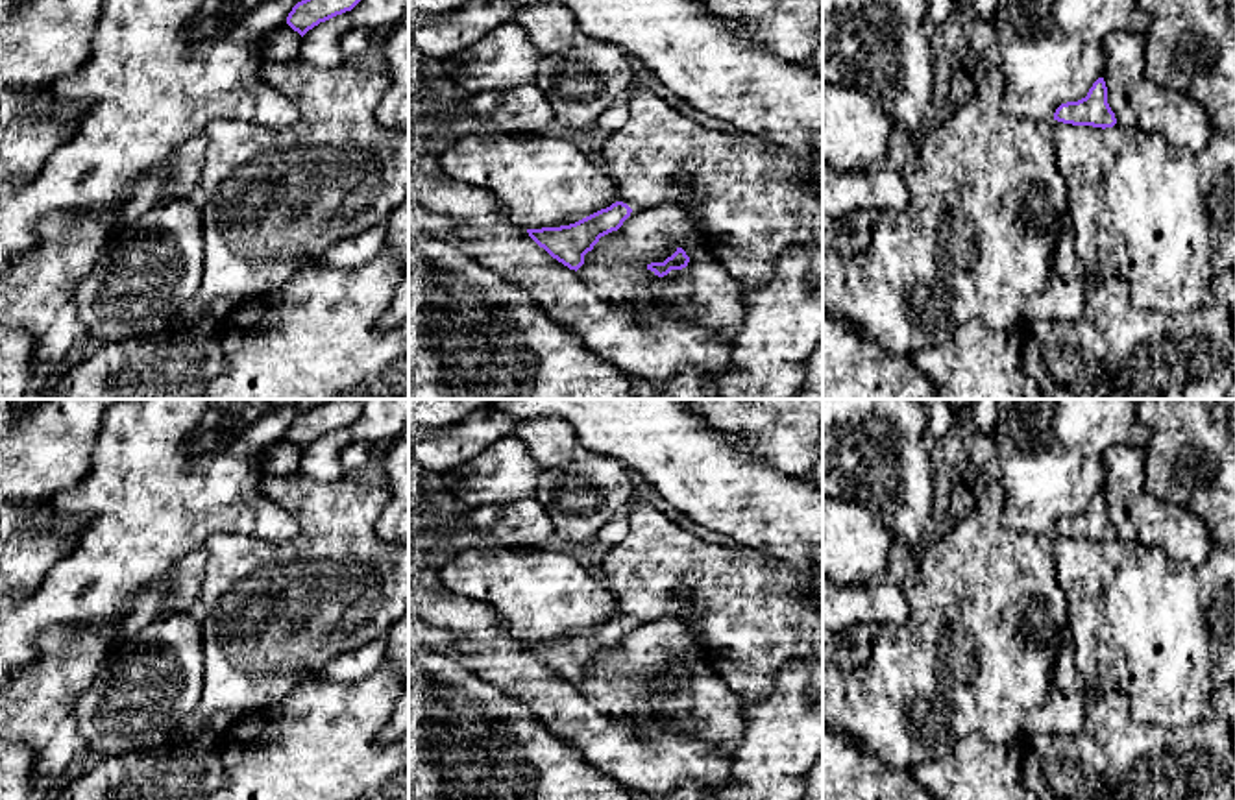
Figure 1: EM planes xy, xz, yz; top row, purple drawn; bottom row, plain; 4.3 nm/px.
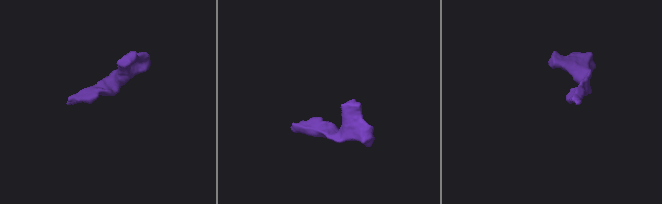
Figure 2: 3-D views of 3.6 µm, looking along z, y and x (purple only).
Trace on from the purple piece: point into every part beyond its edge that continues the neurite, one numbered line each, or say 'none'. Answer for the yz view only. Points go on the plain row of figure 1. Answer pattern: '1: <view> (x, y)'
none

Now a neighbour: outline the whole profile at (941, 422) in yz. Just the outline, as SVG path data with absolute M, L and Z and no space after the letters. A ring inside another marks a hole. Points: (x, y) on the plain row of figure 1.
M923 399L926 410L926 432L939 443L939 447L952 438L958 418L943 399Z

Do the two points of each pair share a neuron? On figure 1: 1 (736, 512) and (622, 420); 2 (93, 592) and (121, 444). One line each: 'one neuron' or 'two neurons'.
1: one neuron
2: one neuron

